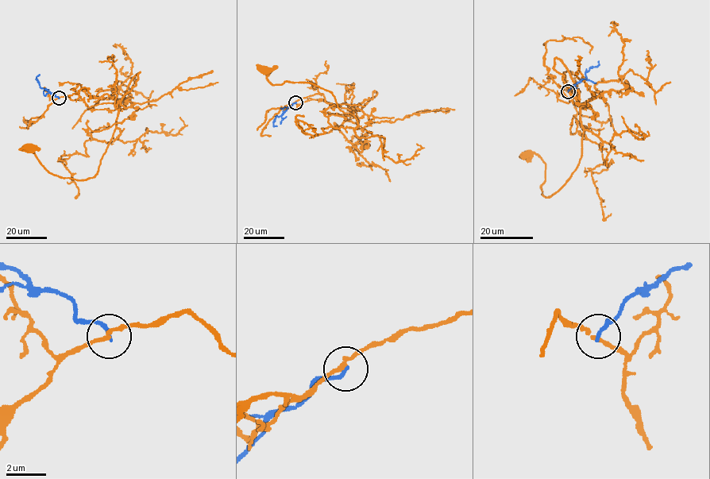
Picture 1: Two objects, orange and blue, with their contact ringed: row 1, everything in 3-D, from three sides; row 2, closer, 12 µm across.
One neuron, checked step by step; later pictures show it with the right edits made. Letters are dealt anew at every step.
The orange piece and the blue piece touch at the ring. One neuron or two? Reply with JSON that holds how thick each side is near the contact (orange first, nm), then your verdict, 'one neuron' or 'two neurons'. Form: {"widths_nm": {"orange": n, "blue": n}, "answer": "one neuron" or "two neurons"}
{"widths_nm": {"orange": 180, "blue": 200}, "answer": "two neurons"}

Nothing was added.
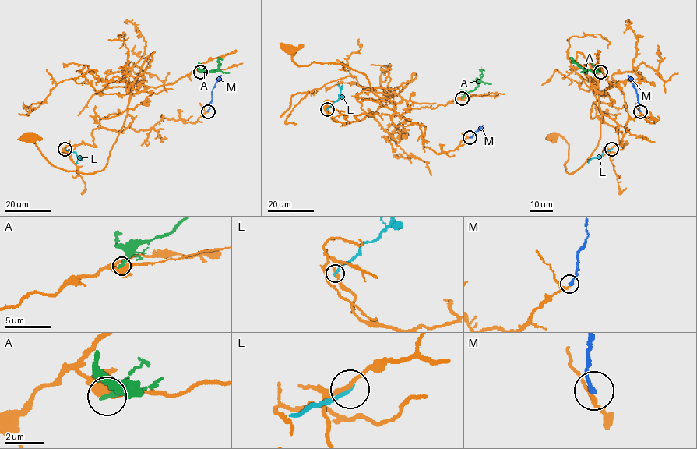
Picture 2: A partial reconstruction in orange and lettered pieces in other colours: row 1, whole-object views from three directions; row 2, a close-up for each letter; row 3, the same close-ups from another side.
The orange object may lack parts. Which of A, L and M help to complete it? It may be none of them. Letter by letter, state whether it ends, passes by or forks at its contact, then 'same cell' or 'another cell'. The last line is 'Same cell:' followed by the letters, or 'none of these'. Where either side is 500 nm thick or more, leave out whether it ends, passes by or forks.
A: it ends; another cell
L: it ends; another cell
M: it ends; same cell
Same cell: M

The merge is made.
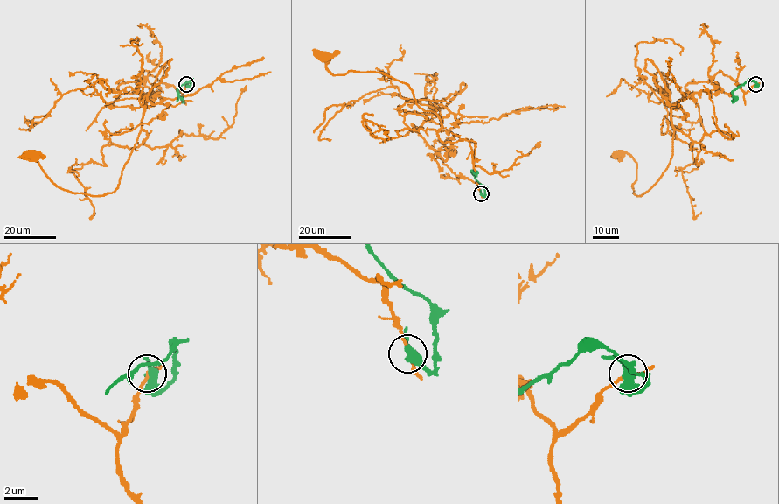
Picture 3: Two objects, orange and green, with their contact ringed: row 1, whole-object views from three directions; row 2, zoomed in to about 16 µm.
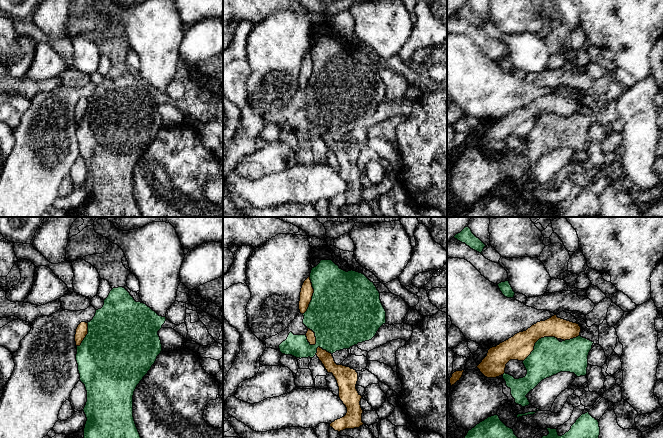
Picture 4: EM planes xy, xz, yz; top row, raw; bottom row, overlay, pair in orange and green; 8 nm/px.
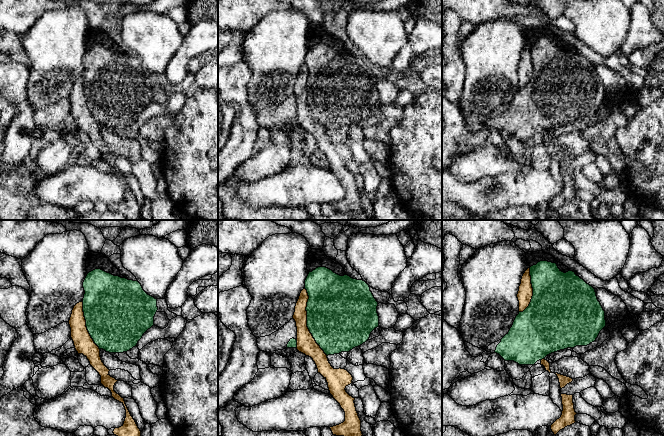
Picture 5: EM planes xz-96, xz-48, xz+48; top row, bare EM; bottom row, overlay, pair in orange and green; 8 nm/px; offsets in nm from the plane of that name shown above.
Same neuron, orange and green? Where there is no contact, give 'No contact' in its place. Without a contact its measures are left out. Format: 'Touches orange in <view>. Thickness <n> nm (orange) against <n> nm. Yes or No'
Touches orange in yz. Thickness 200 nm (orange) against 280 nm. No

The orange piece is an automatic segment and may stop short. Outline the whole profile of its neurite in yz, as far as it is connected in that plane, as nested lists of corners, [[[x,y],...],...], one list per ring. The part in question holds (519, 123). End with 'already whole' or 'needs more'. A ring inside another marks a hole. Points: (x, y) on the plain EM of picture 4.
[[[554,91],[490,124],[477,144],[487,154],[499,153],[505,149],[506,140],[510,136],[524,137],[534,126],[535,119],[539,115],[555,113],[565,117],[580,112],[580,108],[579,100]]] | already whole

